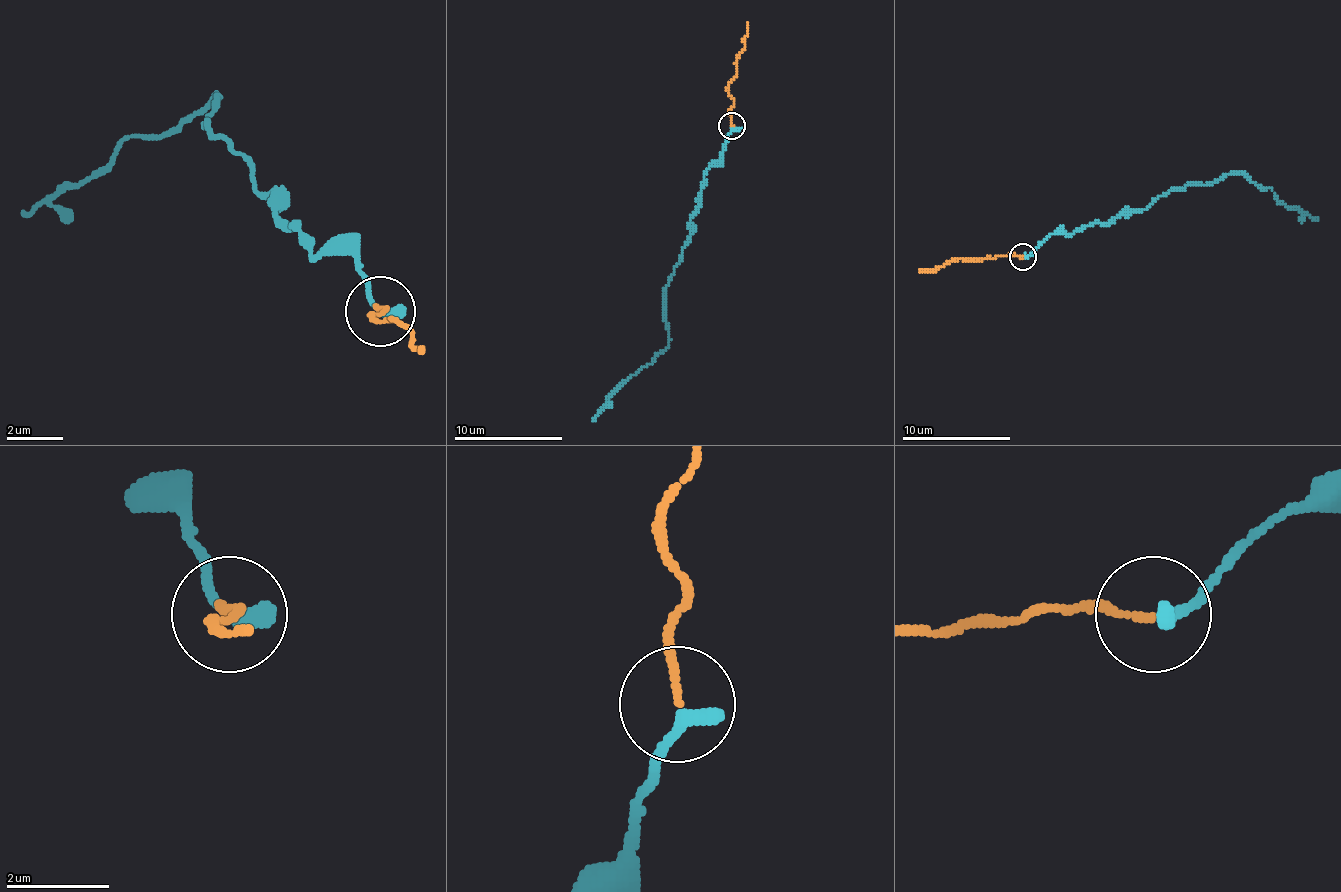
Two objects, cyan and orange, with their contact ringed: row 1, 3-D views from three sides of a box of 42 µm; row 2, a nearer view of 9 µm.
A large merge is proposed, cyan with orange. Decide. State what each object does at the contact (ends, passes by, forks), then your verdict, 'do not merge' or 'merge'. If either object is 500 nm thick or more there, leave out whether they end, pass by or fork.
cyan ends; orange ends; merge

